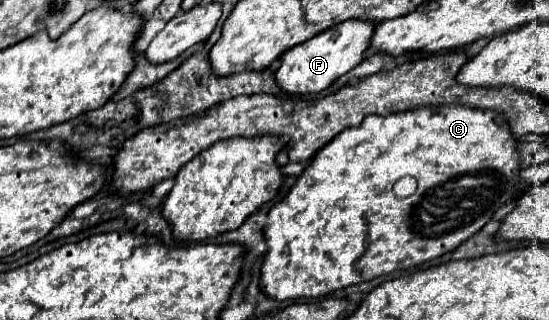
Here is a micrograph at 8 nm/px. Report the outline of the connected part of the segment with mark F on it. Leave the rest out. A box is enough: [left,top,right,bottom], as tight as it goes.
[275,21,375,95]

